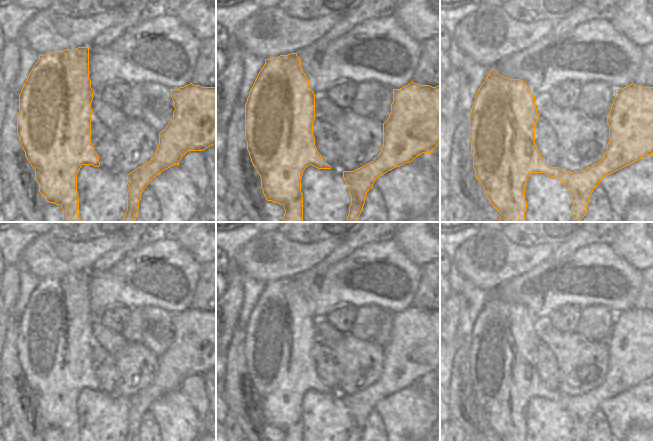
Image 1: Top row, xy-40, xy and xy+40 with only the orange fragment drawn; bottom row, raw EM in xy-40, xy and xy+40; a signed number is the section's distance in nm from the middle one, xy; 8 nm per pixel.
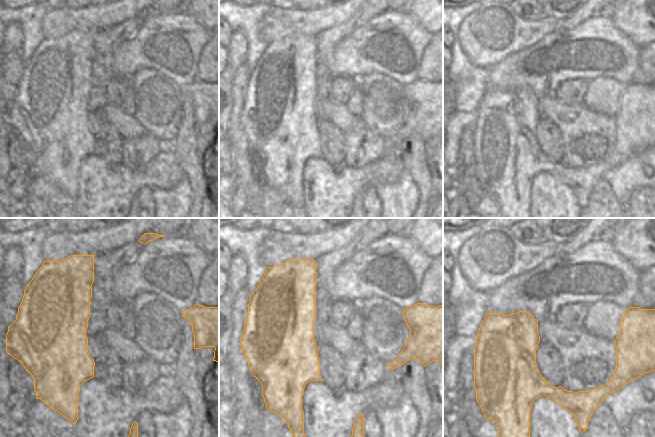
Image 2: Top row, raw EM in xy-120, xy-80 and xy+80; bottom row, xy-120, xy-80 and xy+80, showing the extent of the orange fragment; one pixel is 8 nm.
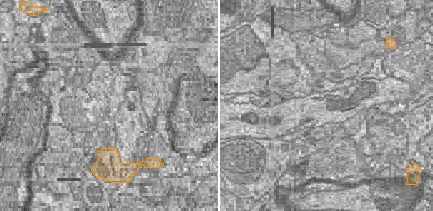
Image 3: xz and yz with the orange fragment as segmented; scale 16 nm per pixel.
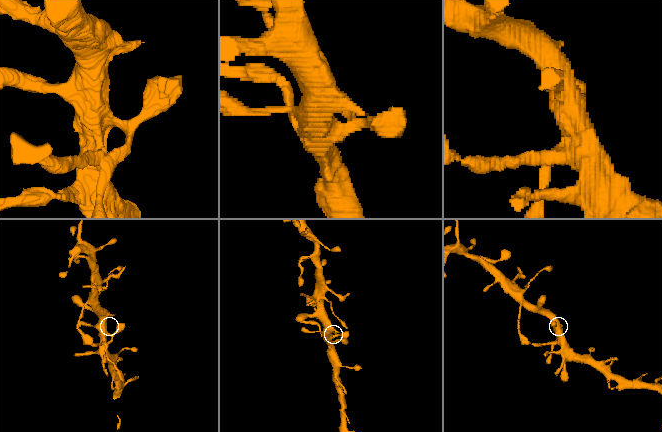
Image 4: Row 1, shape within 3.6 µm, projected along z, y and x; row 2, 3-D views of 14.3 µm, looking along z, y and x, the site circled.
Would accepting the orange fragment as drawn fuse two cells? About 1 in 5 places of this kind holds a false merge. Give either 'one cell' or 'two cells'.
one cell

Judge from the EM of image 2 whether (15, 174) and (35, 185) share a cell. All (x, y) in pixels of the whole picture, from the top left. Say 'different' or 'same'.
different

